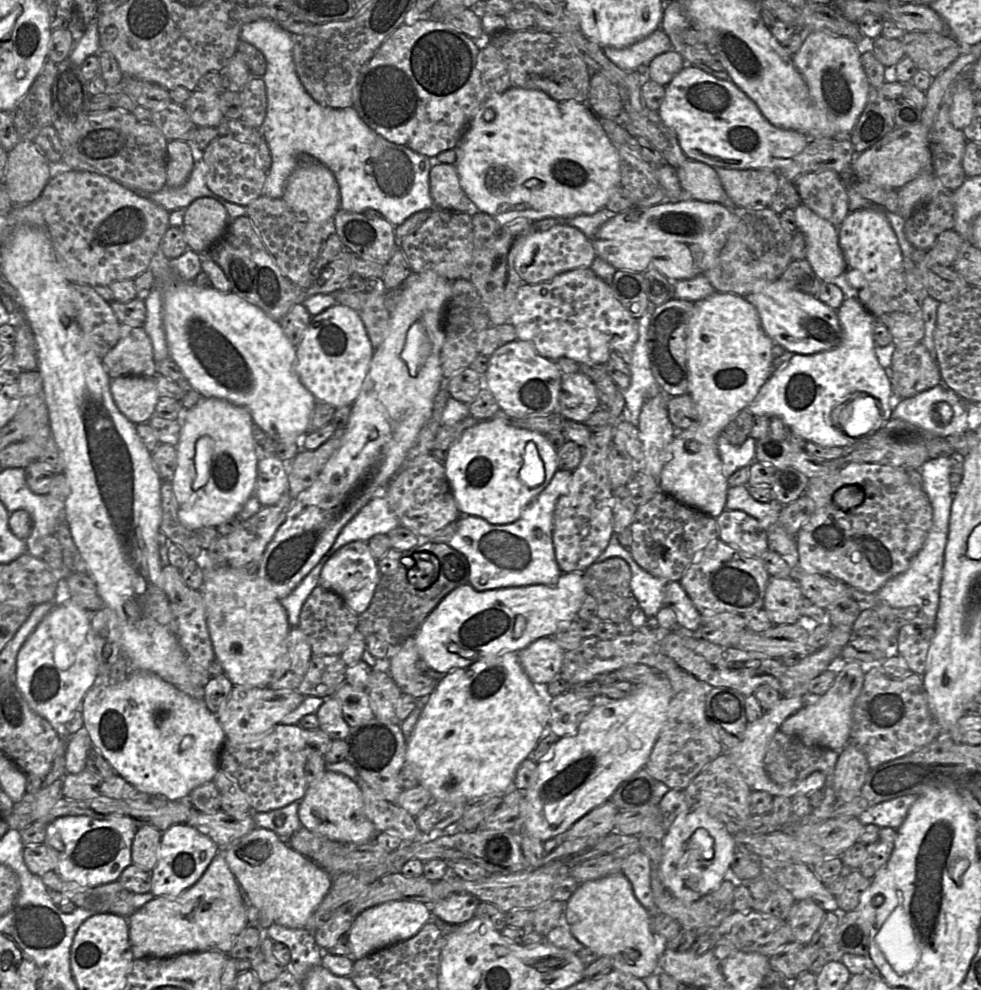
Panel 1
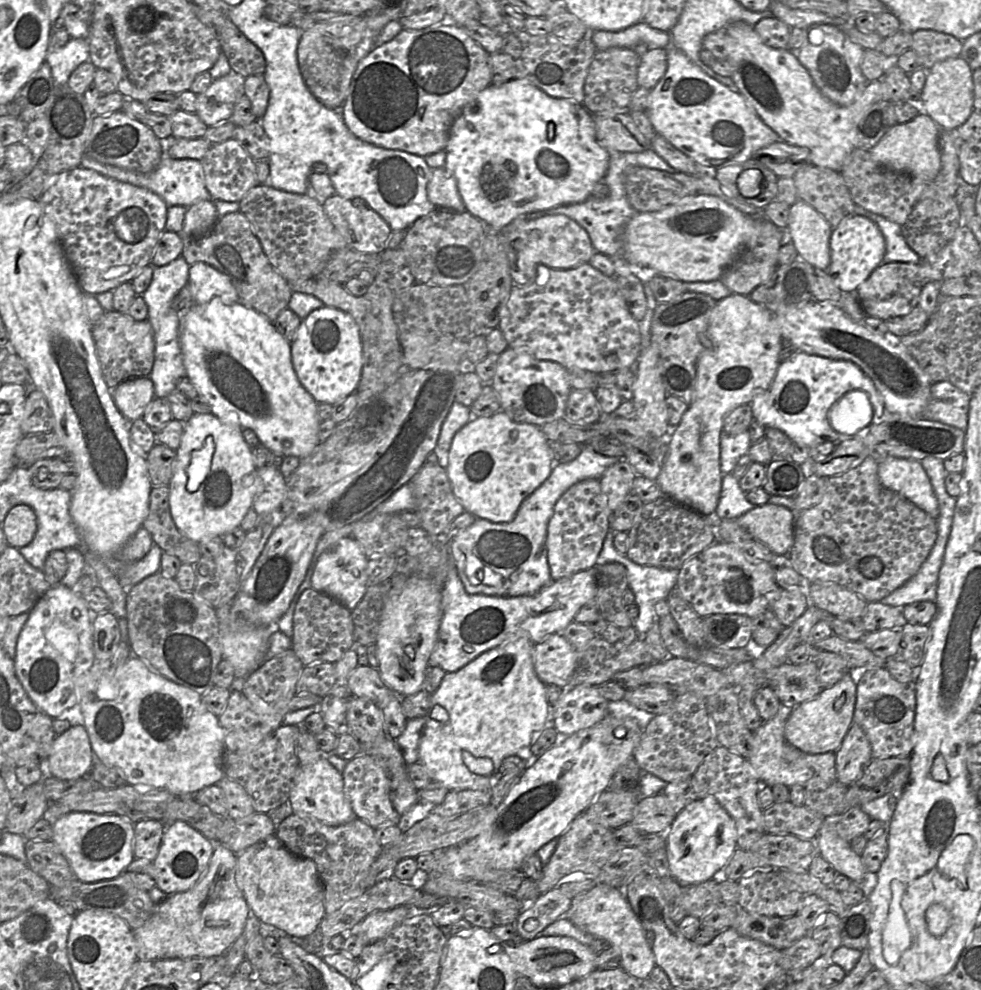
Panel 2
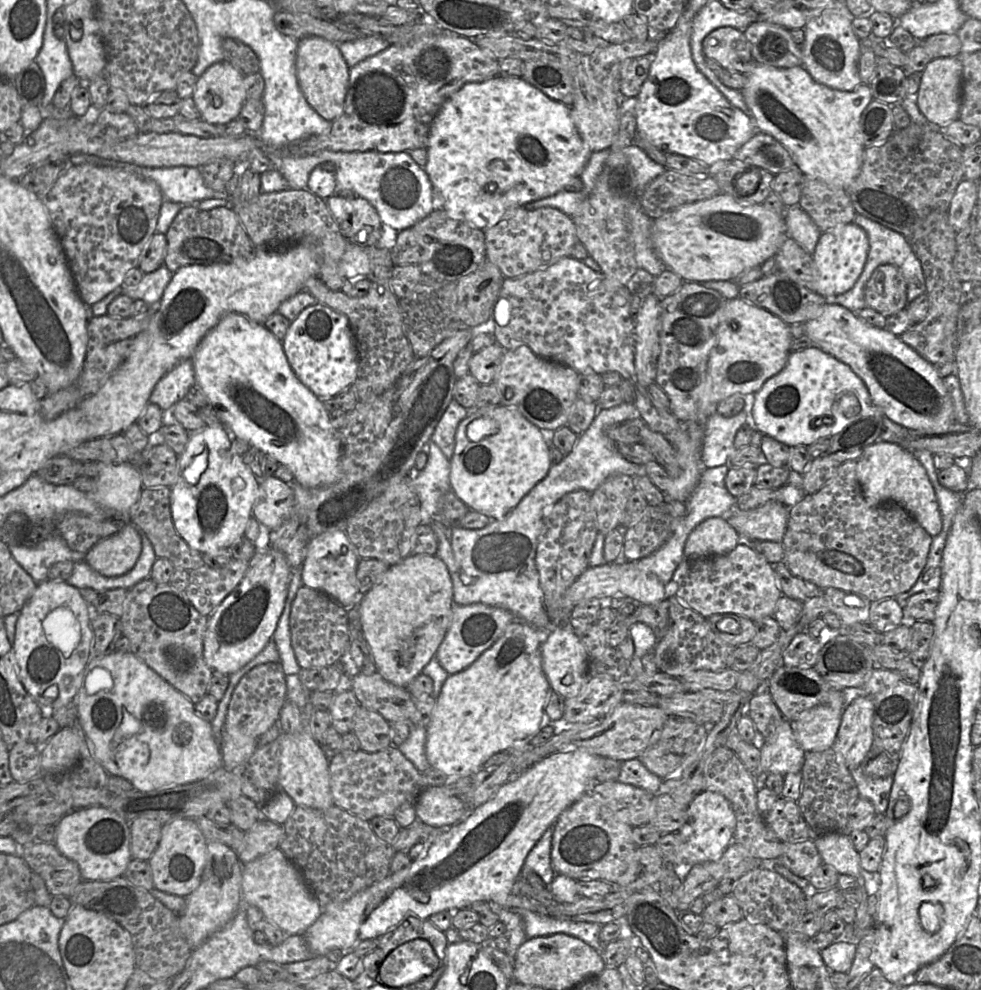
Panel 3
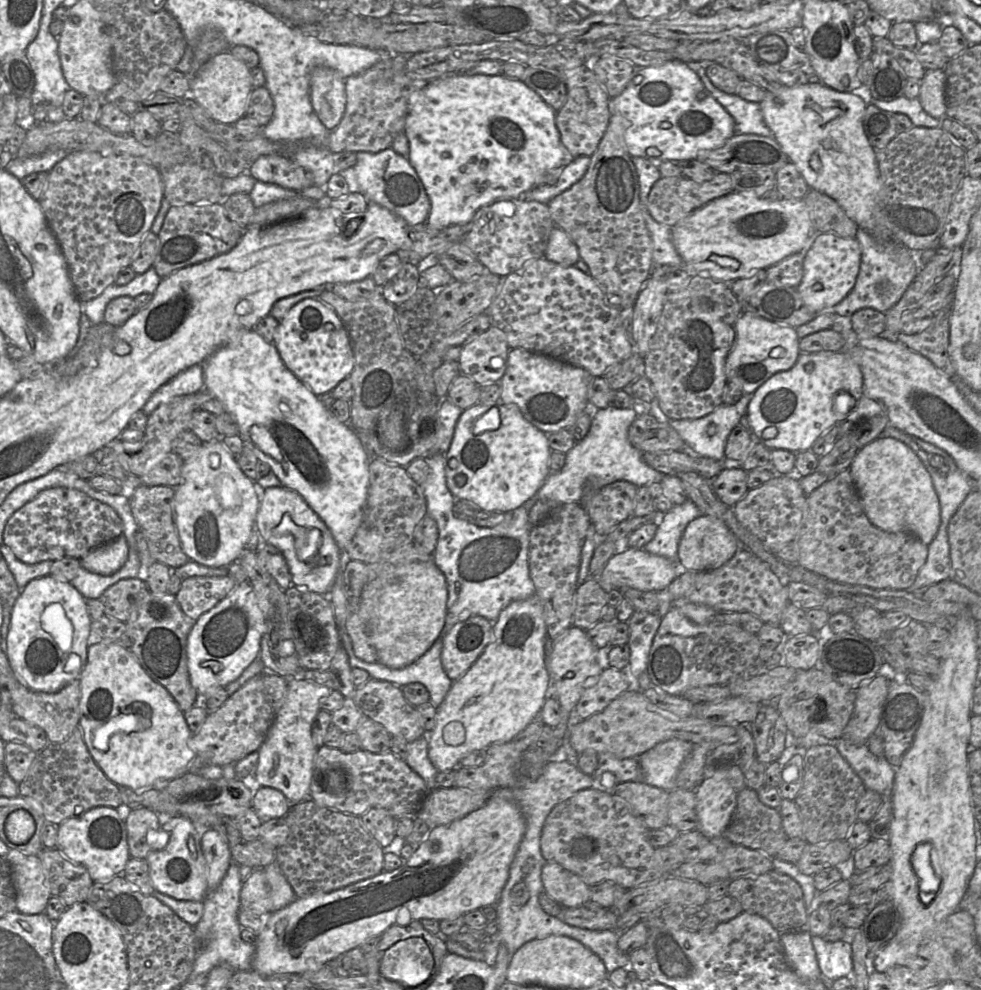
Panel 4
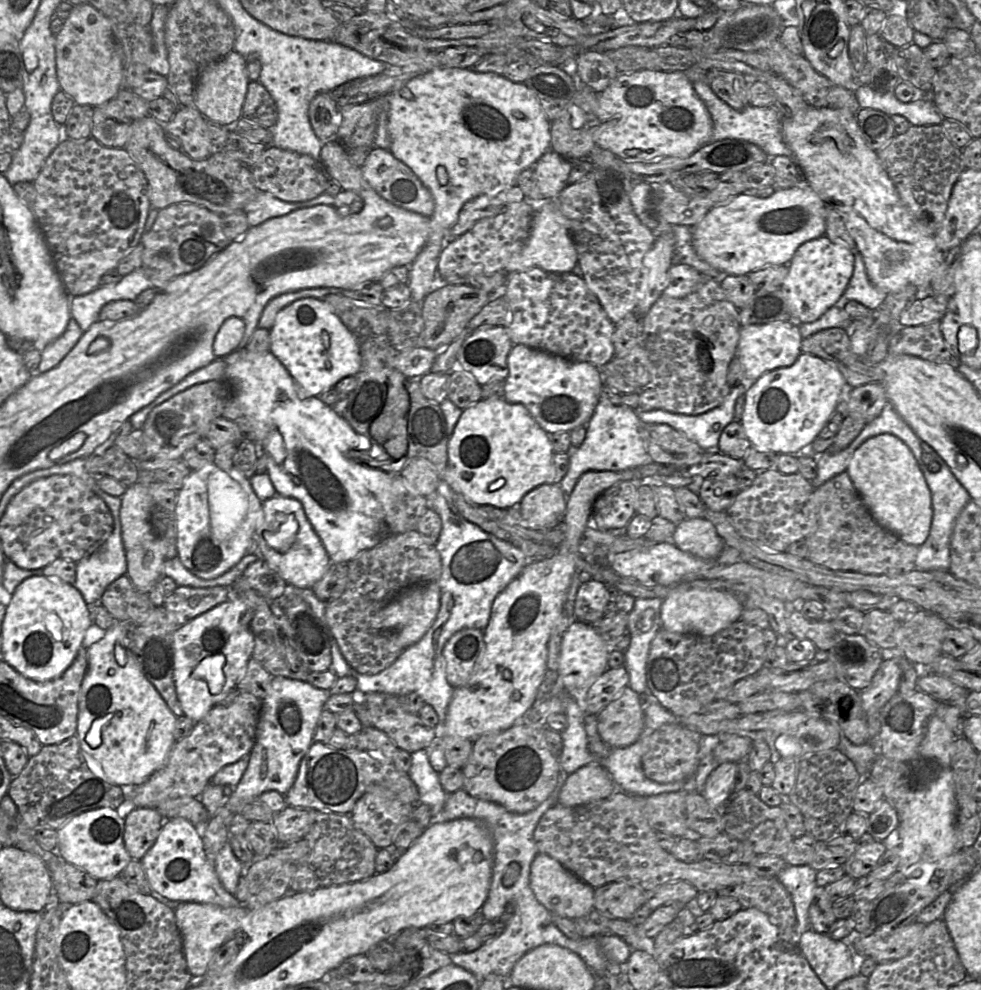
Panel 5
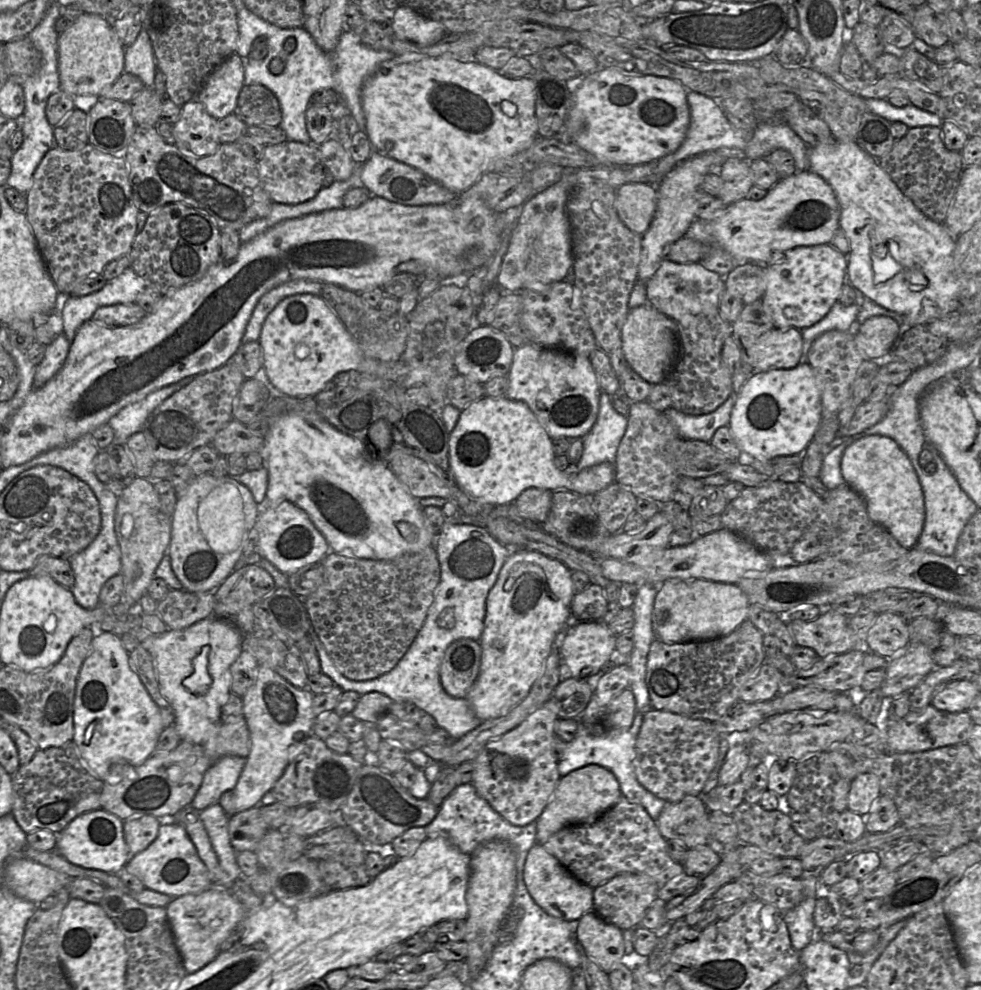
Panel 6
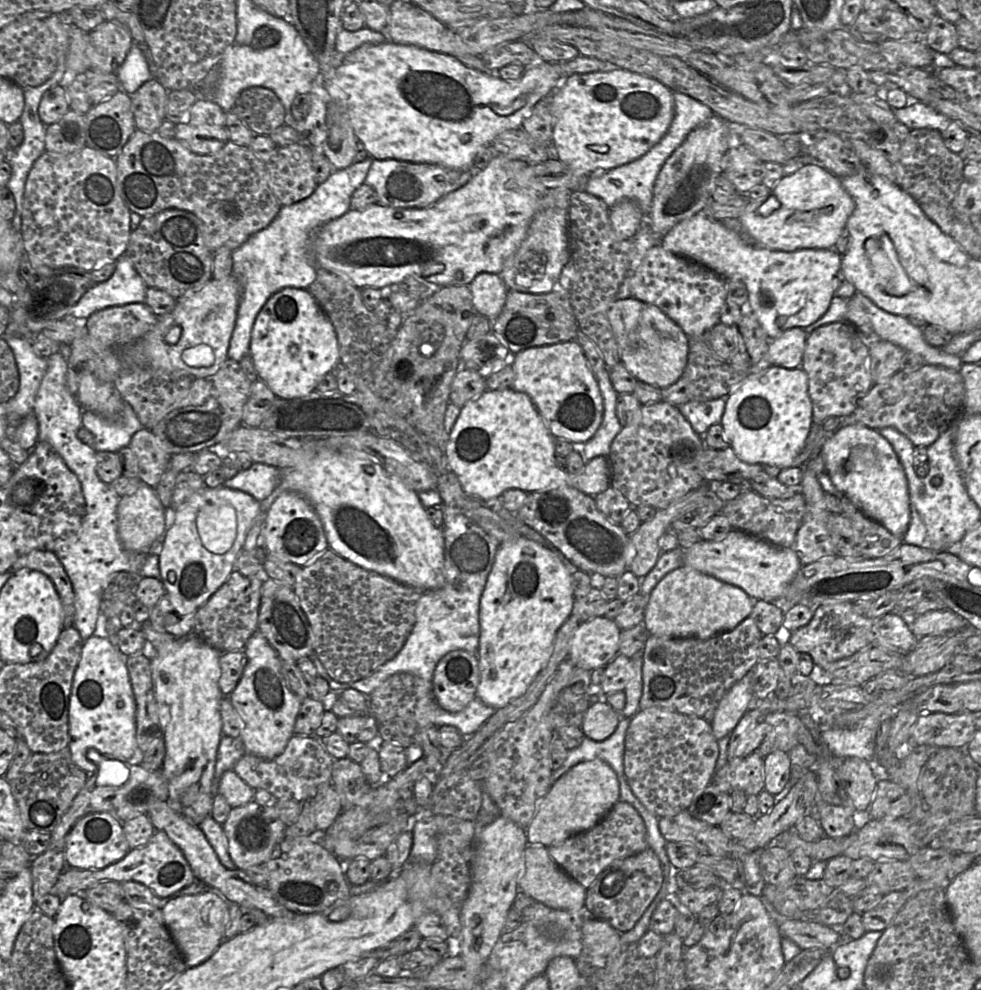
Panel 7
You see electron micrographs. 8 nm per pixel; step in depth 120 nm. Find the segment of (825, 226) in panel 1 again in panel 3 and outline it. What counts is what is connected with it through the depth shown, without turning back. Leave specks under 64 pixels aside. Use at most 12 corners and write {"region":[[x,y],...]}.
{"region":[[799,205],[786,208],[787,235],[812,255],[822,232]]}

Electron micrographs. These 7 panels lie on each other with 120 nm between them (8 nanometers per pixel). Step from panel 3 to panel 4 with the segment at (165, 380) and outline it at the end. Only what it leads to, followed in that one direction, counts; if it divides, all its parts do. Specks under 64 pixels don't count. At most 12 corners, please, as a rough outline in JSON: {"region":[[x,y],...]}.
{"region":[[196,364],[161,386],[142,411],[149,416],[175,397],[204,390]]}

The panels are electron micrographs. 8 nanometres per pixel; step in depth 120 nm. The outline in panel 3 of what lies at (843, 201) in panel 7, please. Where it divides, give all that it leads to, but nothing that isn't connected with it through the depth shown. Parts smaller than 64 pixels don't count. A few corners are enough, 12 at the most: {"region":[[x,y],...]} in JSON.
{"region":[[719,193],[654,218],[688,281],[734,280],[775,256],[784,215]]}

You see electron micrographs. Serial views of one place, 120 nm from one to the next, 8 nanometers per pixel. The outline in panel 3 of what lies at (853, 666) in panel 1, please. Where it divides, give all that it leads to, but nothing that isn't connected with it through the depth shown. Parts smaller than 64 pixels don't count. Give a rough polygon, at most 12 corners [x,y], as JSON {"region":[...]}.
{"region":[[817,705],[790,722],[805,752],[834,747],[844,709]]}

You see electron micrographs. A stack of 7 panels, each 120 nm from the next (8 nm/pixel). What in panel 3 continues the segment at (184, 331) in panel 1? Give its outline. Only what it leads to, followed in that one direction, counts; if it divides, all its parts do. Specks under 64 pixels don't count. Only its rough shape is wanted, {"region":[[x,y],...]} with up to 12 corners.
{"region":[[226,314],[193,354],[233,436],[305,487],[342,445],[282,341]]}

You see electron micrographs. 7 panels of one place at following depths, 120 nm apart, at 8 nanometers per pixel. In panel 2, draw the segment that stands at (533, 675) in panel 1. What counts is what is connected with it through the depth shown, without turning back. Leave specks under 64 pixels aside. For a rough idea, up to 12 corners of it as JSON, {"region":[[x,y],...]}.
{"region":[[562,633],[533,647],[537,676],[571,686],[578,651]]}

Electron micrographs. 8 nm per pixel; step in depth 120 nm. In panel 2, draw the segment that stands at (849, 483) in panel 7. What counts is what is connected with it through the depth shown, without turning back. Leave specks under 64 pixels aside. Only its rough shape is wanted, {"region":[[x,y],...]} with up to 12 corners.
{"region":[[919,461],[879,463],[886,488],[937,519],[938,500]]}

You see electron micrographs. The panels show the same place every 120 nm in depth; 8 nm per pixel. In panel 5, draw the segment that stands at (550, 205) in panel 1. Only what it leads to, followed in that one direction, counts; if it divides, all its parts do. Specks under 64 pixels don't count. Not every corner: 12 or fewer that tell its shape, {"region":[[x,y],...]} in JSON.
{"region":[[436,69],[383,95],[389,151],[431,192],[411,300],[468,201],[550,149],[525,83]]}

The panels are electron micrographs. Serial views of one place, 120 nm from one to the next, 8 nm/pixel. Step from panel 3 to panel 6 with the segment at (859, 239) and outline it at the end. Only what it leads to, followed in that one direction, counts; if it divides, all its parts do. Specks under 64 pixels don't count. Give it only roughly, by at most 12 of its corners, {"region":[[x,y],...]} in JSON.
{"region":[[832,243],[765,265],[775,328],[809,327],[847,281]]}

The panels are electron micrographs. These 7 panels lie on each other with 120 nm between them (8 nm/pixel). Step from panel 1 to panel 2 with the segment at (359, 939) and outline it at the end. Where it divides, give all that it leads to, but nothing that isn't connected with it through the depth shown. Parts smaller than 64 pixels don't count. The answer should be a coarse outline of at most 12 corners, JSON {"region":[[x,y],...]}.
{"region":[[408,906],[379,910],[350,931],[374,943],[412,913]]}

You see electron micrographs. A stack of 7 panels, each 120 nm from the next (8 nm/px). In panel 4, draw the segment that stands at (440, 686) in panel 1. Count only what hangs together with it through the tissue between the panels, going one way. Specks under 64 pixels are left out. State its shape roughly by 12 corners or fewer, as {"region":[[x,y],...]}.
{"region":[[536,595],[514,601],[437,708],[438,771],[512,741],[550,682]]}

